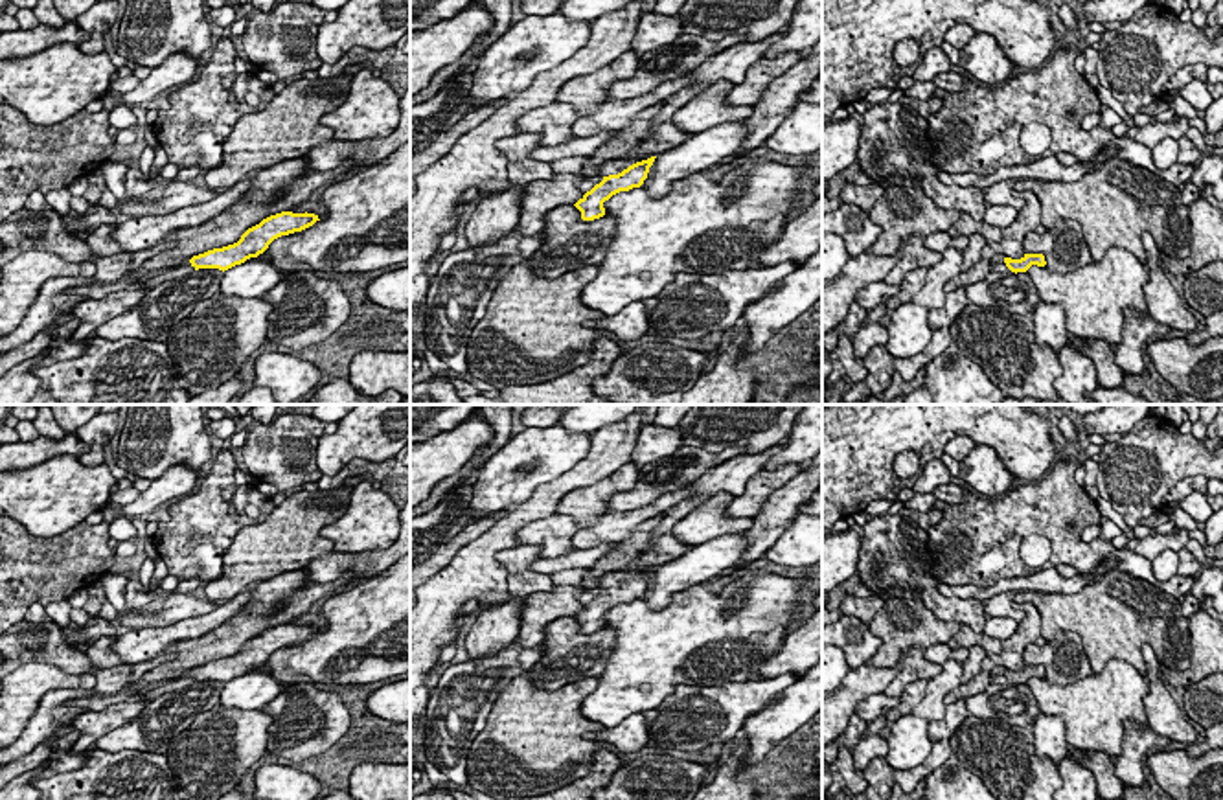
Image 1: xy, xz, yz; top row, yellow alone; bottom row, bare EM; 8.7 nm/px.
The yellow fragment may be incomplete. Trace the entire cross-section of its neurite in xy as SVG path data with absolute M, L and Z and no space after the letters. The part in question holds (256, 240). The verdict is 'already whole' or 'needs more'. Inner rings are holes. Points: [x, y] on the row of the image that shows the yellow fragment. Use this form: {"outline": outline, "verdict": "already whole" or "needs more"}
{"outline": "M281 211L270 215L263 219L259 224L248 228L237 243L193 256L189 261L182 261L180 265L171 267L166 274L153 276L145 283L145 287L154 289L156 285L167 280L184 278L199 269L219 269L224 272L235 265L245 263L250 257L257 257L269 248L269 245L274 239L294 232L302 232L313 226L316 221L320 221L318 215L307 211L305 213Z", "verdict": "needs more"}

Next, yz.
{"outline": "M1024 254L1021 259L1004 257L1002 263L993 263L995 272L1026 272L1032 265L1045 267L1043 254Z", "verdict": "needs more"}

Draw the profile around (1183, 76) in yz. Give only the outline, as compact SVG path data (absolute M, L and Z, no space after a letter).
M1206 64L1183 66L1175 72L1172 81L1166 83L1166 90L1170 90L1170 88L1181 90L1184 85L1188 85L1190 81L1195 81L1195 79L1206 83L1206 72L1208 72Z

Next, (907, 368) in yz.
M940 327L932 331L932 338L921 353L907 359L894 359L894 370L905 383L910 383L918 371L925 368L934 357L943 353L951 342L949 327Z

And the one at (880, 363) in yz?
M874 346L863 359L863 364L868 371L864 381L868 394L881 397L892 384L894 357L888 353L886 346Z

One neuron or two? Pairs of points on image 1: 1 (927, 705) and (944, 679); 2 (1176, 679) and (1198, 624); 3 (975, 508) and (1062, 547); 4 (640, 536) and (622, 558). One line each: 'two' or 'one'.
1: one
2: one
3: one
4: one

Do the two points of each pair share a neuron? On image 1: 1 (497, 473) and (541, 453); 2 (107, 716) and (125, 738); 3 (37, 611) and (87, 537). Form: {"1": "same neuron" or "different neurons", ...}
{"1": "same neuron", "2": "different neurons", "3": "different neurons"}

